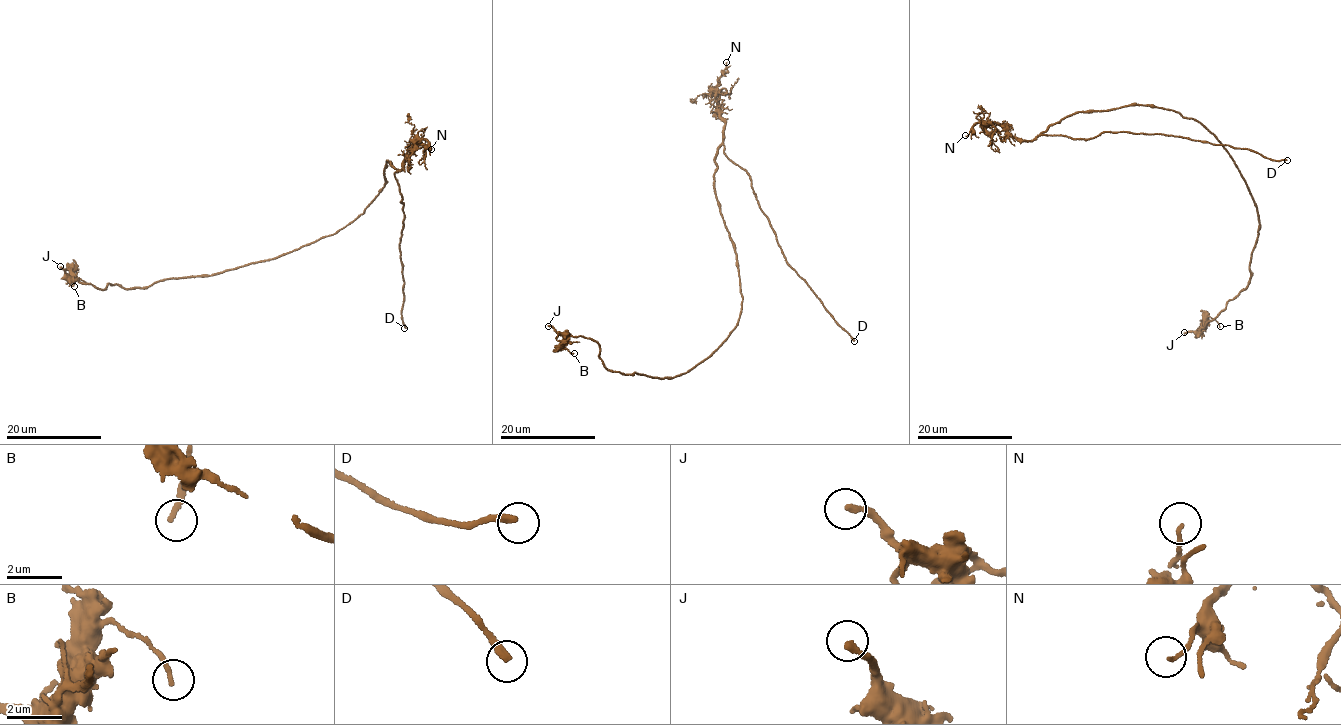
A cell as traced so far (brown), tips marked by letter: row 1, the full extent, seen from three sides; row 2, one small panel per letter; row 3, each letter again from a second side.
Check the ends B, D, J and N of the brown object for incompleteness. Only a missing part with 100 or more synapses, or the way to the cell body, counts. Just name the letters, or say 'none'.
D

